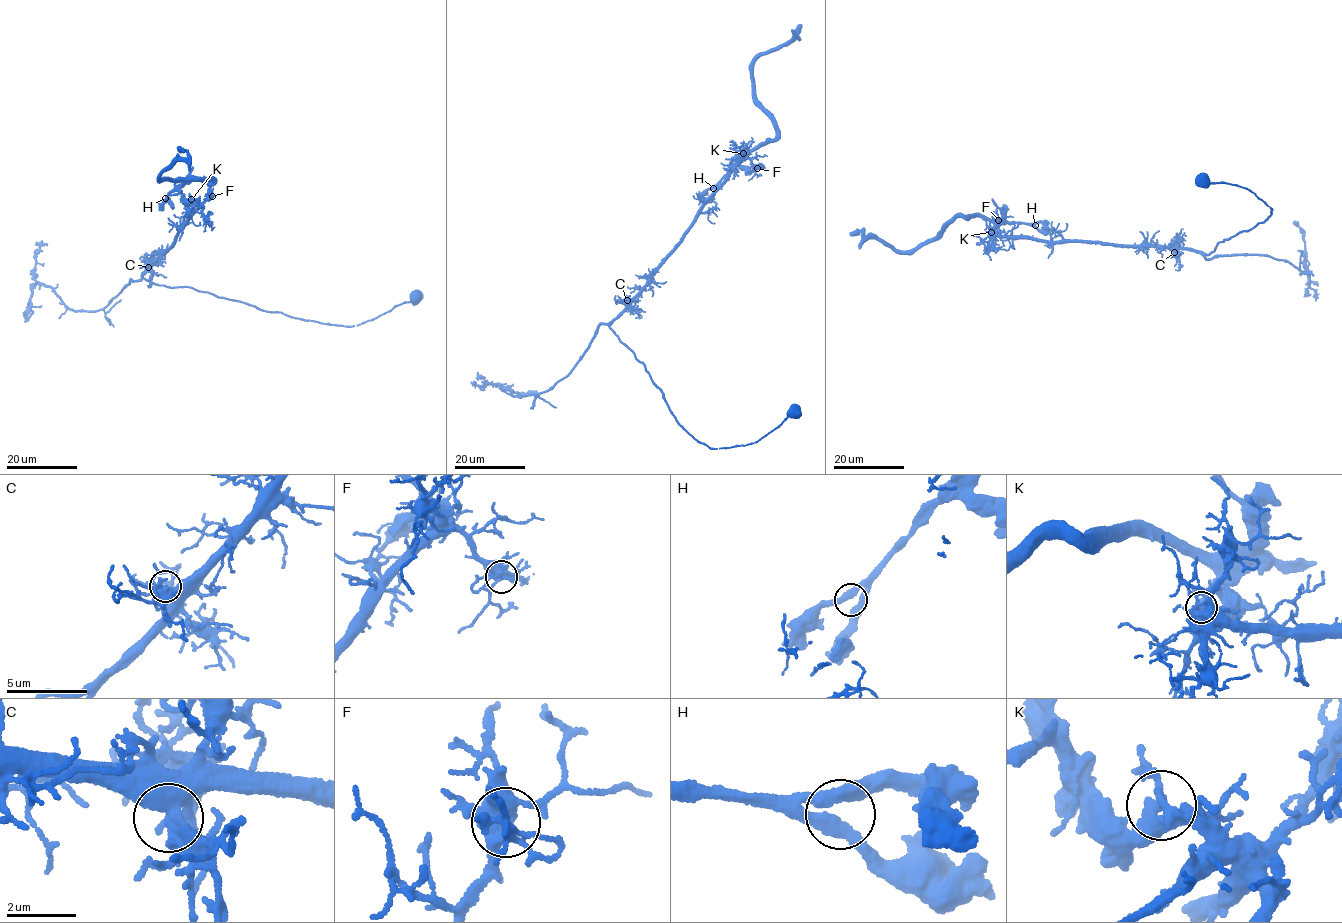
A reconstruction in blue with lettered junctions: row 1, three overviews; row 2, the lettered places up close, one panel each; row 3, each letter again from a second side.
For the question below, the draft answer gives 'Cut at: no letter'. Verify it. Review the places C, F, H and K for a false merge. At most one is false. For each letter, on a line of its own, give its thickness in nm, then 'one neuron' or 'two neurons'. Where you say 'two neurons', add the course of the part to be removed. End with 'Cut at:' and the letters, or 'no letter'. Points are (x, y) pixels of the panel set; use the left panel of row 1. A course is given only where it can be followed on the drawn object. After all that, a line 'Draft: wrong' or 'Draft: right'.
C: 320 nm thick; one neuron
F: 200 nm thick; one neuron
H: 280 nm thick; one neuron
K: 280 nm thick; two neurons; foreign part runs (191, 199), (183, 197), (180, 190), (186, 180), (213, 181), (159, 178), (188, 158), (183, 152)
Cut at: K
Draft: wrong

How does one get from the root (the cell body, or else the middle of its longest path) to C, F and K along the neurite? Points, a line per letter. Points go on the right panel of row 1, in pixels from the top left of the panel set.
C: (1203, 181), (1247, 188), (1272, 208), (1272, 213), (1263, 222), (1218, 242), (1207, 255), (1191, 250), (1174, 252)
F: (1203, 181), (1247, 188), (1272, 213), (1218, 242), (1207, 255), (1157, 245), (1001, 236), (994, 231), (998, 220)
K: (1203, 181), (1247, 188), (1272, 213), (1218, 242), (1207, 255), (1157, 245), (991, 232)

